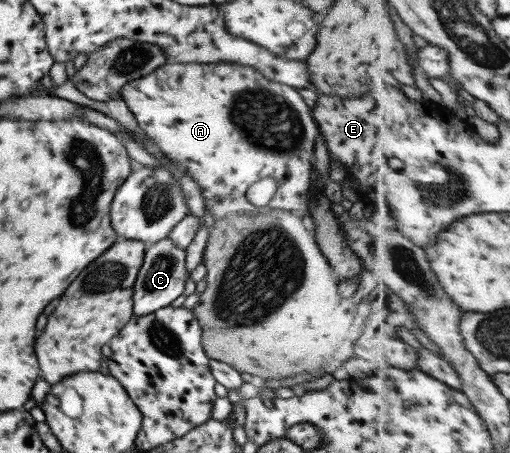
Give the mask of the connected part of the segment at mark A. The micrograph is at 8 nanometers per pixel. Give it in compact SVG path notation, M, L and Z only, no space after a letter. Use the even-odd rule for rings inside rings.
M166 62L150 74L126 82L118 97L124 100L138 126L160 152L186 168L187 175L200 188L205 209L215 220L235 212L265 209L282 209L299 217L308 215L307 193L314 178L314 142L319 130L310 117L311 109L295 88L266 80L256 69L238 63ZM266 176L276 180L278 188L270 204L257 209L246 200L244 192L250 184Z

